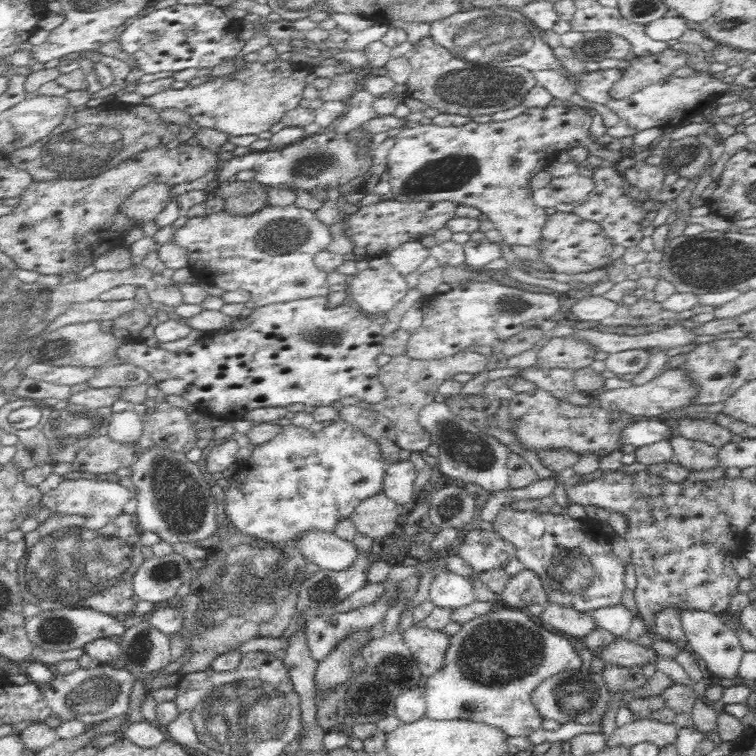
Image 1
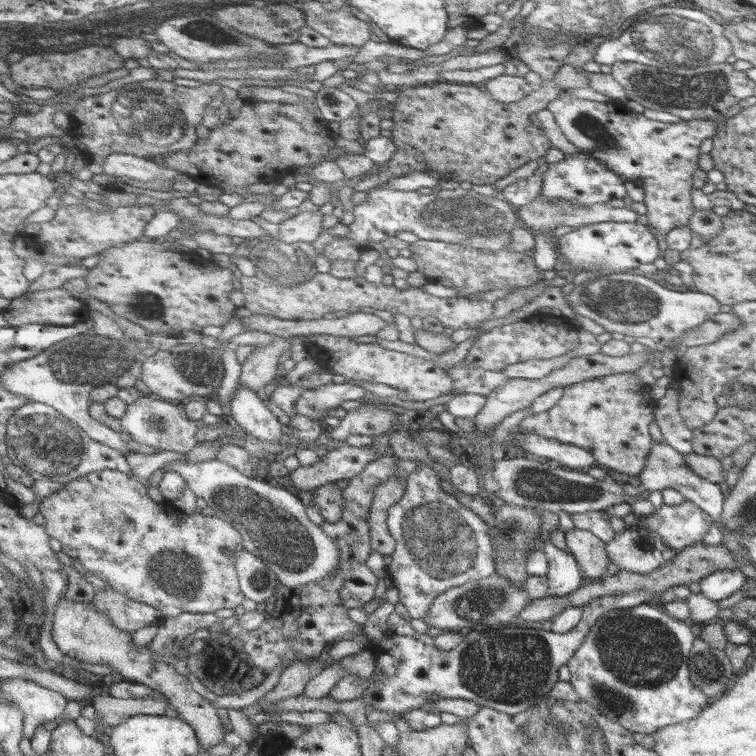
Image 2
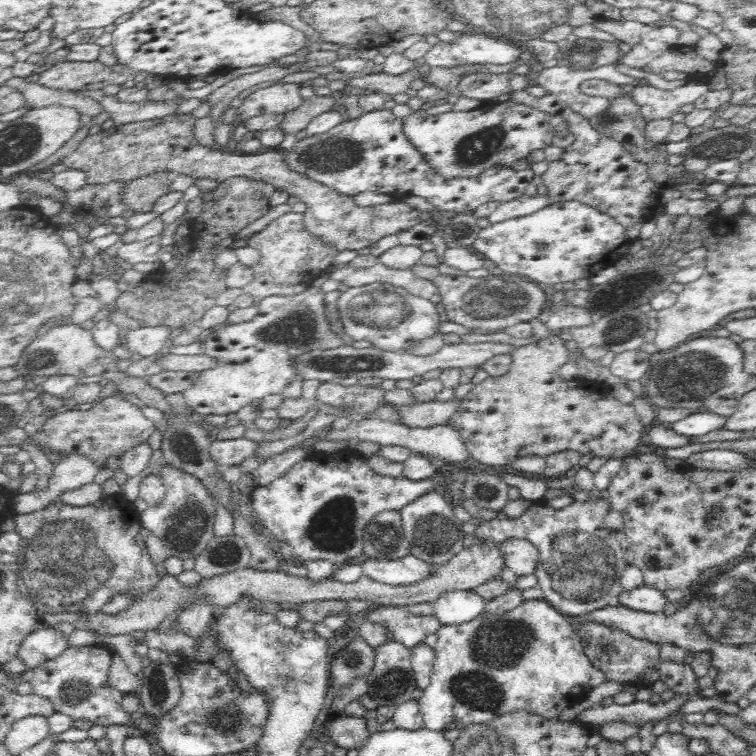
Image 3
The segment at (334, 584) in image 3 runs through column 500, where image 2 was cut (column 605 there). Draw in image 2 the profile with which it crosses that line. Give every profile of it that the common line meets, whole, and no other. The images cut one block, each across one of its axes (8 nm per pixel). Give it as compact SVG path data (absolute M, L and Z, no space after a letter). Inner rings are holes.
M574 527L565 532L567 550L574 554L576 562L591 580L604 576L609 558L602 542L591 532Z

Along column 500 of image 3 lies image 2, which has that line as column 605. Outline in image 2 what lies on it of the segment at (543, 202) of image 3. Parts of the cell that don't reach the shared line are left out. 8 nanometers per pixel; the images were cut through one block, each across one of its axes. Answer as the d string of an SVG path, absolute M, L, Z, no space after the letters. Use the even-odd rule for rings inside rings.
M538 196L531 205L517 210L517 215L524 223L528 231L536 230L539 234L553 232L560 226L569 226L575 229L600 224L600 222L639 222L640 217L628 206L624 208L613 208L608 203L590 204L590 206L572 206L568 199L544 199Z

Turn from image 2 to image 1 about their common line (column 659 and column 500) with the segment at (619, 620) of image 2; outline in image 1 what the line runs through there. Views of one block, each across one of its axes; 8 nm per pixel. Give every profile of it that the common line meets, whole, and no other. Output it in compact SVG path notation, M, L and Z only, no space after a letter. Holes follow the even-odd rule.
M502 608L482 613L465 622L460 630L450 636L449 647L442 669L426 680L423 696L426 704L425 717L436 721L471 721L499 729L506 737L529 737L543 728L543 716L533 703L533 693L545 679L586 664L586 656L578 656L572 644L554 632L534 624L524 612L516 608Z

